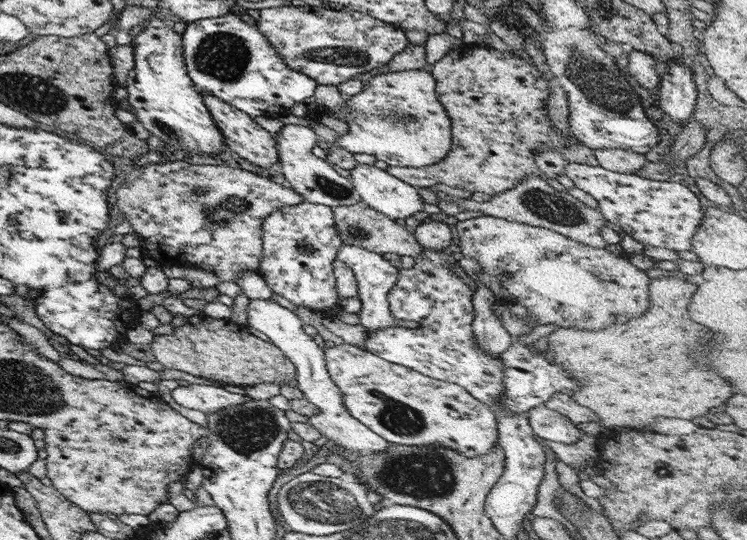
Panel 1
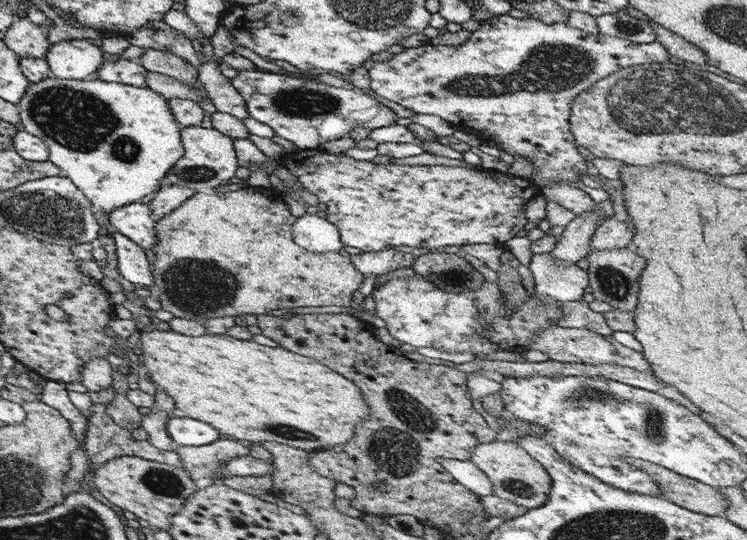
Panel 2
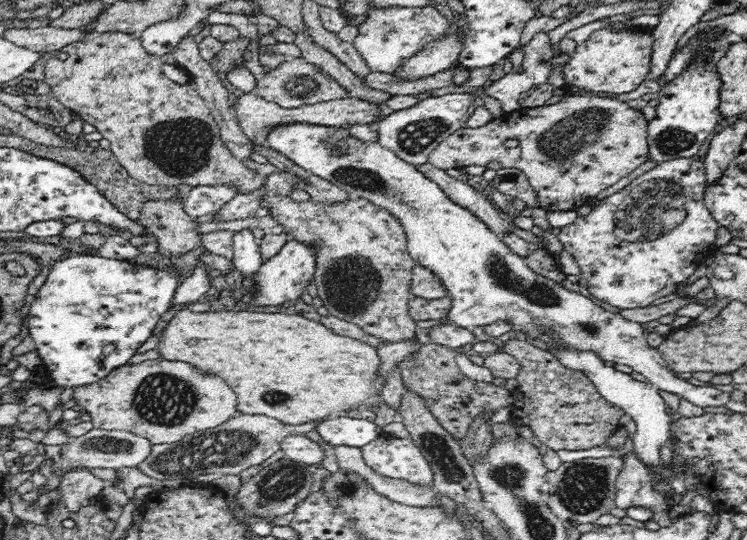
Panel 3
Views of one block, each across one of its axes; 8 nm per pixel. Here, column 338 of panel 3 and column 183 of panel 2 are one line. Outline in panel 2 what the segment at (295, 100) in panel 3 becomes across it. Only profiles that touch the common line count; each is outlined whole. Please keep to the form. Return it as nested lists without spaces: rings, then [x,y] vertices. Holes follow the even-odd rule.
[[[149,72],[145,81],[152,92],[160,94],[166,101],[170,100],[170,98],[178,98],[192,100],[197,103],[200,100],[208,100],[210,102],[210,97],[208,97],[206,89],[199,82],[199,79],[195,84],[184,84],[171,76]]]

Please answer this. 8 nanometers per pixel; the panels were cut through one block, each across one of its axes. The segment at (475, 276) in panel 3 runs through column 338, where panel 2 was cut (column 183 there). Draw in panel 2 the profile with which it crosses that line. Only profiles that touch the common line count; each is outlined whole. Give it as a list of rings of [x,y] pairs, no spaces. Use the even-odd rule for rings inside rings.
[[[198,126],[183,127],[181,141],[184,147],[180,160],[167,172],[164,180],[174,186],[191,188],[196,193],[213,191],[218,186],[227,184],[235,176],[239,164],[233,139],[215,128]]]

